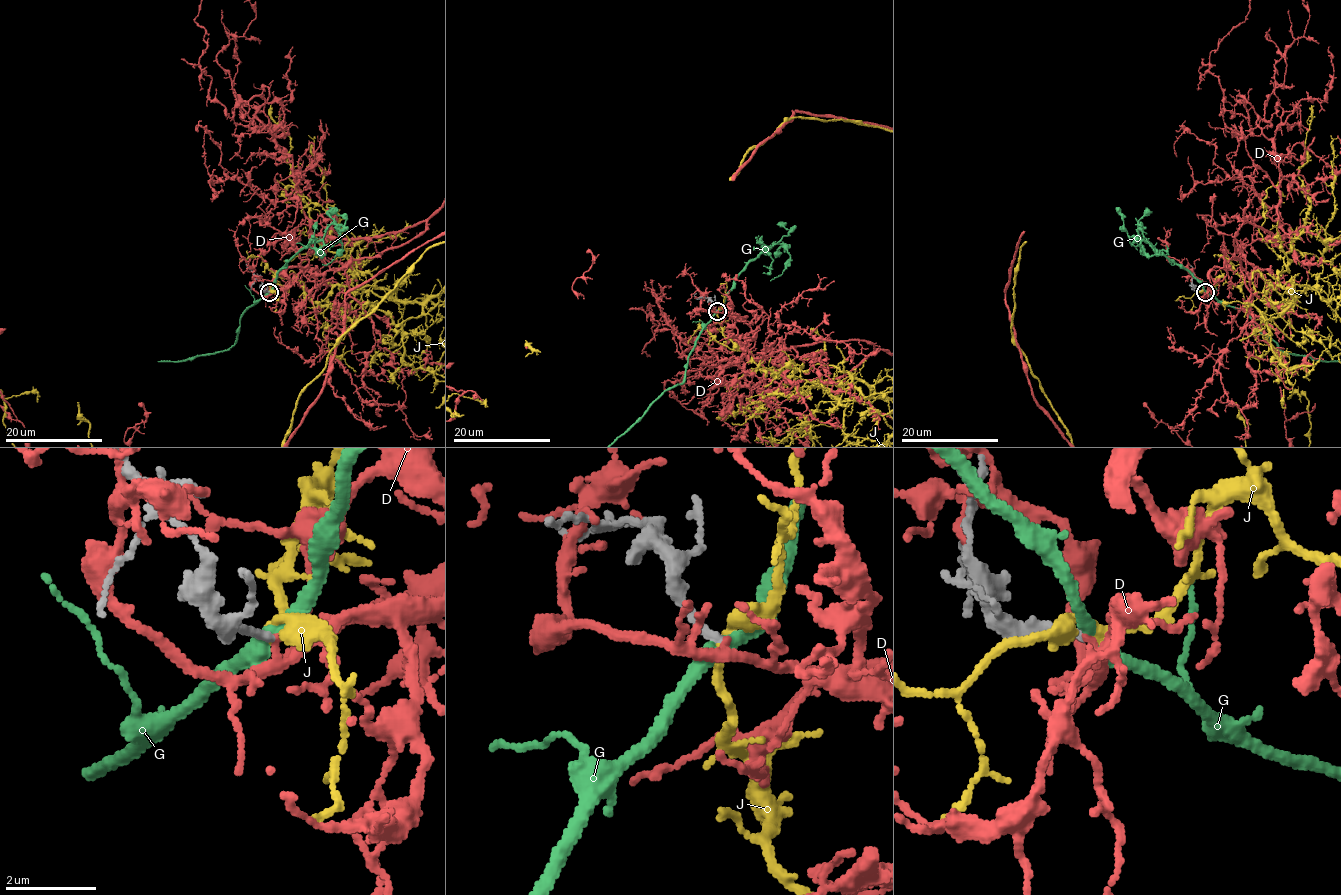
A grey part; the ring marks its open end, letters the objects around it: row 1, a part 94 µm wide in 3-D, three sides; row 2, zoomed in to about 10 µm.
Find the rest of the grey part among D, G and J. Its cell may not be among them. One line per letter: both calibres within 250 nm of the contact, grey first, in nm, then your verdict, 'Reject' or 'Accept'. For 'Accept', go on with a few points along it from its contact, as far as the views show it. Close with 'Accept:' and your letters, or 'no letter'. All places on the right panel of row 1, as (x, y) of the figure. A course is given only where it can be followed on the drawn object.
D: Thickness 180 nm (grey) against 190 nm. Reject
G: Thickness 190 nm (grey) against 320 nm. Reject
J: Thickness 180 nm (grey) against 180 nm. Accept
Accept: J

